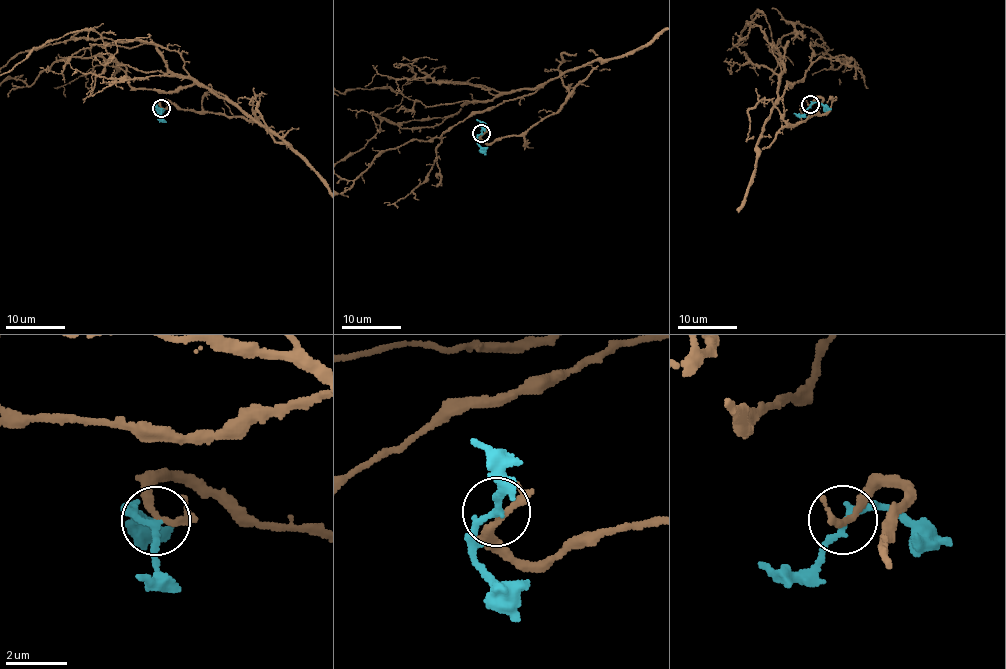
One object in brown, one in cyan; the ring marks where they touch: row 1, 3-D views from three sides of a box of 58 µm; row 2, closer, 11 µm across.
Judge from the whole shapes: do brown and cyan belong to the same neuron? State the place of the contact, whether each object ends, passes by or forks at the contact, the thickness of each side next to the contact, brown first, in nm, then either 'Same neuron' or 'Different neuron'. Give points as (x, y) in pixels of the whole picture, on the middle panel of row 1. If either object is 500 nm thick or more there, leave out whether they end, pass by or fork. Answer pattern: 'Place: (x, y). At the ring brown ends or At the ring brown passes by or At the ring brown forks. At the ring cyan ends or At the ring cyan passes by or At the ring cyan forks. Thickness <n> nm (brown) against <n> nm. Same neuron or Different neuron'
Place: (481, 133). At the ring brown passes by. At the ring cyan passes by. Thickness 240 nm (brown) against 220 nm. Different neuron

